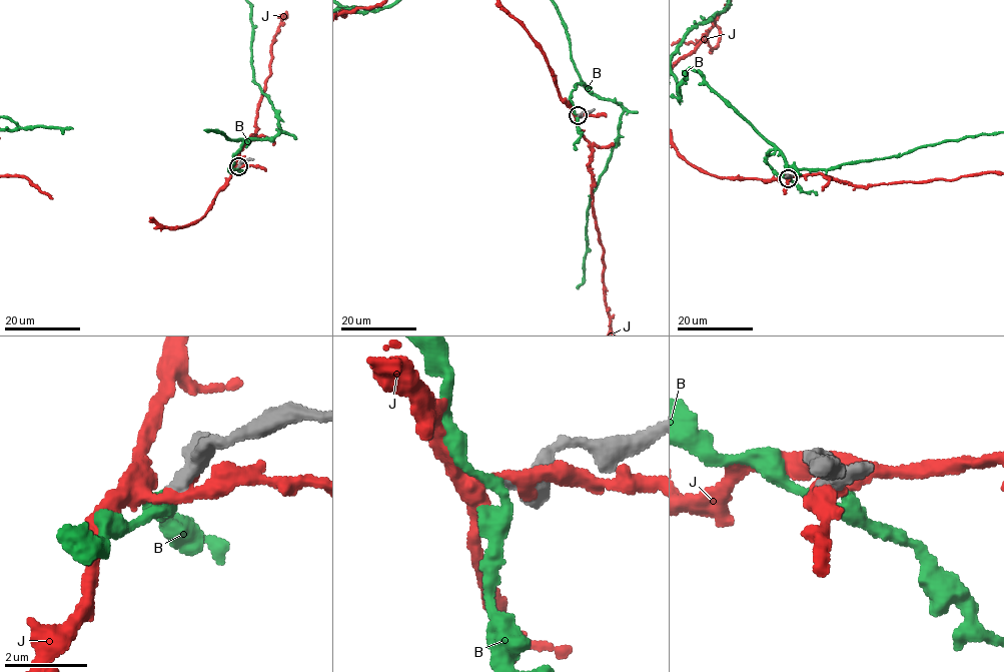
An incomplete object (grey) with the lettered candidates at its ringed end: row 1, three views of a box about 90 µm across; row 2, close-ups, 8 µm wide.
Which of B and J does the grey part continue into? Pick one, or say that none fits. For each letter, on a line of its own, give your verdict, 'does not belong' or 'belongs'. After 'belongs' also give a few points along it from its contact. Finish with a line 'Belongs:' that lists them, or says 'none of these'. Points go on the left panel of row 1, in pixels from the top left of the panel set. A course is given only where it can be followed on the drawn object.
B: does not belong
J: does not belong
Belongs: none of these

